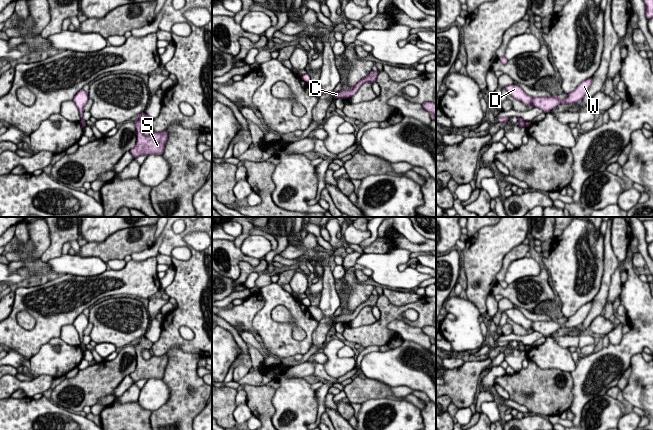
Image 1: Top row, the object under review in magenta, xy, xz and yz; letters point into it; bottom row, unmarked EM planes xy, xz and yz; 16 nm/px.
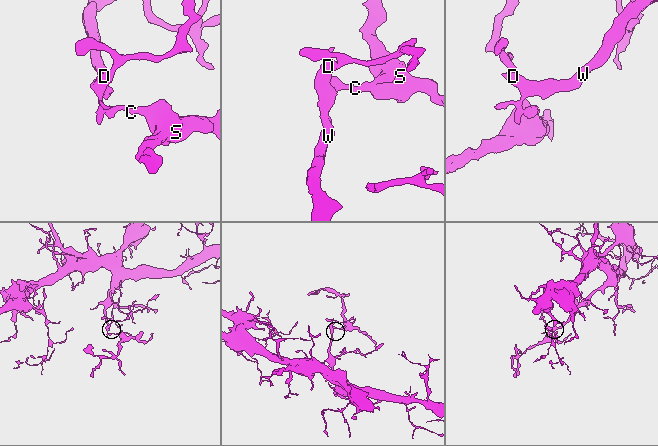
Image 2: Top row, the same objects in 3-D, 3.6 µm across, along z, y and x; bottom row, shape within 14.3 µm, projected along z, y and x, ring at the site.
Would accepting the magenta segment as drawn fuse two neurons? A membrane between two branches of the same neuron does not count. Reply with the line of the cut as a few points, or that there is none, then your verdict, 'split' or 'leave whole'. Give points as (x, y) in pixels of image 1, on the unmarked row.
cut yz (524, 346), (525, 349); split

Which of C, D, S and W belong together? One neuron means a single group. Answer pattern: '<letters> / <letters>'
C S / D W

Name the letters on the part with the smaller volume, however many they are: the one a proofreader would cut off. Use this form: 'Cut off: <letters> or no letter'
Cut off: C, S

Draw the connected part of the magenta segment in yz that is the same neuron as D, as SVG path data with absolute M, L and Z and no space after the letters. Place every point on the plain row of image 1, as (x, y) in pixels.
M593 301L583 305L573 316L568 317L564 324L560 324L556 318L551 321L531 321L527 319L520 310L514 308L506 310L505 313L512 321L523 326L525 329L532 329L535 332L540 332L544 336L548 336L556 332L559 328L572 329L581 326L590 312L592 305Z

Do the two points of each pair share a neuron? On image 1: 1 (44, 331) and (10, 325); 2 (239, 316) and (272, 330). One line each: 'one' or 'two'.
1: one
2: two

